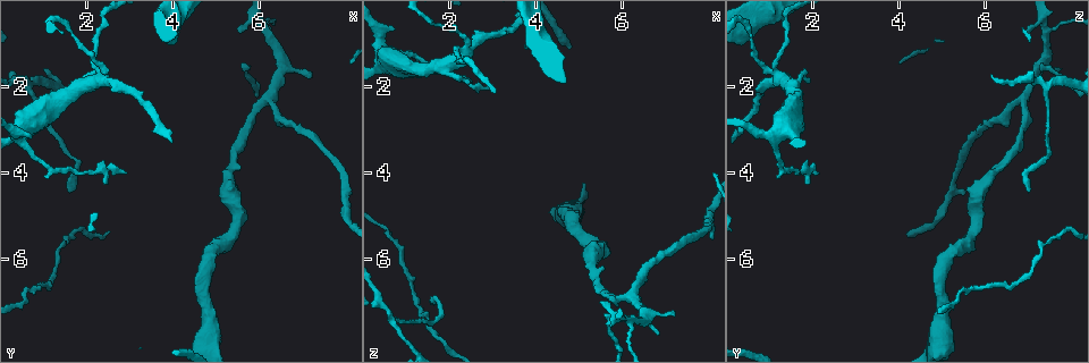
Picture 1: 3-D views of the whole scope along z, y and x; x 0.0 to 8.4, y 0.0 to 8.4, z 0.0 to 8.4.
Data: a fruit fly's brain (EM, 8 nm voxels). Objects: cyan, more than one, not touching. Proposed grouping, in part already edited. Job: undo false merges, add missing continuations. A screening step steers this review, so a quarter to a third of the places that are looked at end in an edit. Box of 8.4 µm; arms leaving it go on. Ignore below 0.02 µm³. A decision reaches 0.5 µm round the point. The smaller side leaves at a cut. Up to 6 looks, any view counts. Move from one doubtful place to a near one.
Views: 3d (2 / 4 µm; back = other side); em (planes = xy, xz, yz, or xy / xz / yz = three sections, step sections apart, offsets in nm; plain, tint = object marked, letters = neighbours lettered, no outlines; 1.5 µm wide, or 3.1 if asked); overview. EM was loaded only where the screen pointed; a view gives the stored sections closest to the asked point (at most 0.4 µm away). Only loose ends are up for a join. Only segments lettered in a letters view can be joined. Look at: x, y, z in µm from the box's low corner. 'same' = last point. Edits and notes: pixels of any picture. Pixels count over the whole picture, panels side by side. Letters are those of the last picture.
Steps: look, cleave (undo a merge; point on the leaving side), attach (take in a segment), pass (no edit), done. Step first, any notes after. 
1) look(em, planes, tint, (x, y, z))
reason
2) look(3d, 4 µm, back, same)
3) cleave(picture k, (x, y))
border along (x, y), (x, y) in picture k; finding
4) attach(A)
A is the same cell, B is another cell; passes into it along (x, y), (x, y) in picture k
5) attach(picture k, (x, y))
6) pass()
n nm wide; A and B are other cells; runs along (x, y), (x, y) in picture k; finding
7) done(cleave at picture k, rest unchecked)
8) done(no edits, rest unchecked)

look(em, planes, tint, (7.25, 1.70, 7.30))
branch stops here

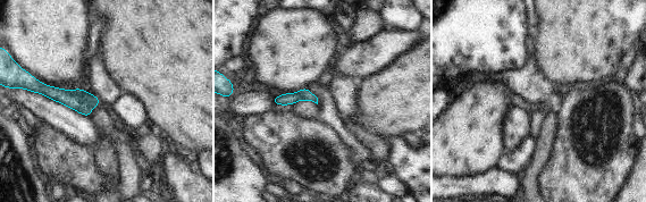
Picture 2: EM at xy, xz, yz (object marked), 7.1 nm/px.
look(em, planes, letters, same)

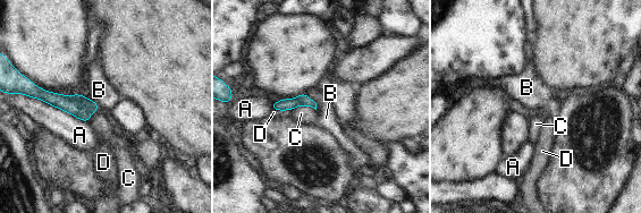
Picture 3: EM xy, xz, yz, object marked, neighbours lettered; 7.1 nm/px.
pass()
A, B, C and D are other cells; runs along (36, 94), (95, 109) in picture 3; none of them fits

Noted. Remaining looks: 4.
look(3d, 2 µm, (5.50, 0.65, 6.95))
branch stops here

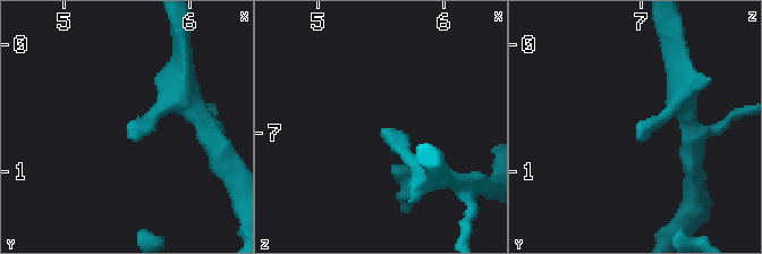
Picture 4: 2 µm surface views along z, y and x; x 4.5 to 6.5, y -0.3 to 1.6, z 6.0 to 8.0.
look(em, planes, letters, (5.50, 0.70, 6.98))
need the tissue

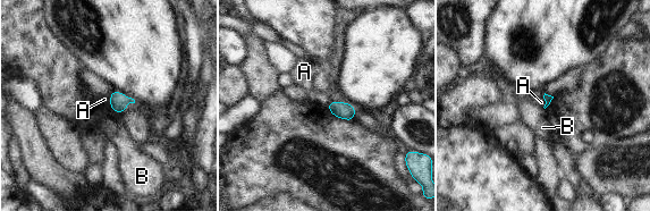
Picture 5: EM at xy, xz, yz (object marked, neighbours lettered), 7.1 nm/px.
pass()
A and B are other cells; border along (108, 96), (110, 106) in picture 5; no lettered segment goes on from it

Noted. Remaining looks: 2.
look(3d, 4 µm, back, (2.45, 1.85, 1.80))

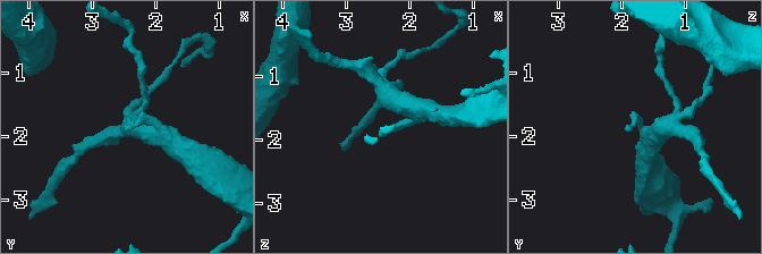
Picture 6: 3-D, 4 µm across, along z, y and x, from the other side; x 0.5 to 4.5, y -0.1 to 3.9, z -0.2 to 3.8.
look(em, xz, step 4, letters, (2.45, 1.85, 1.80))
shape alone is not enough

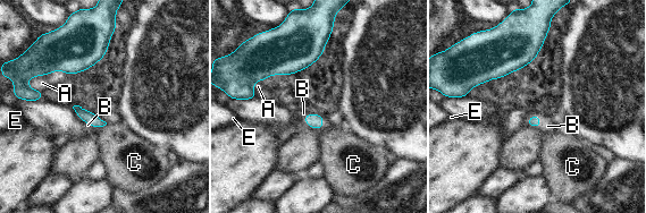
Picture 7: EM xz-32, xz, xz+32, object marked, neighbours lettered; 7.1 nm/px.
attach(B)
A touches over 180 nm; B is the same cell, A, C and E are other cells; it goes on there

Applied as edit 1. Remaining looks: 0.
done(attach at picture 7, rest unchecked)

